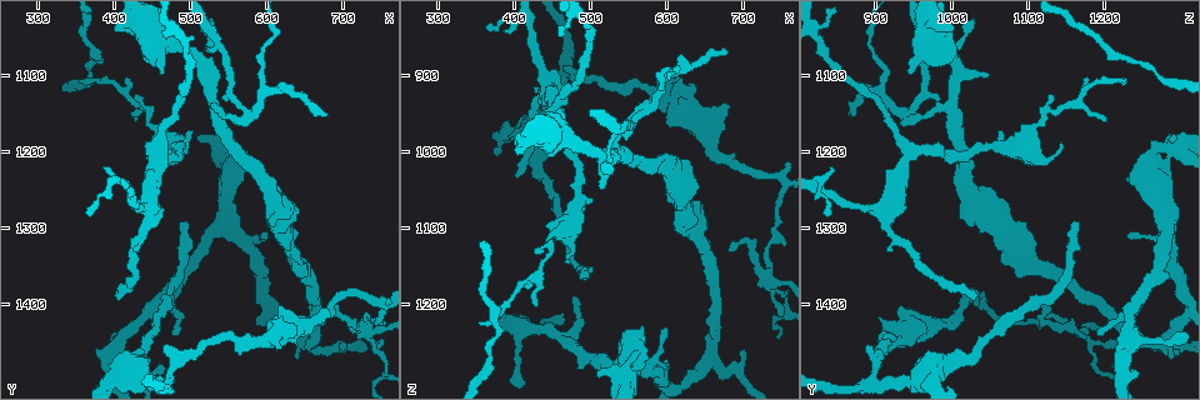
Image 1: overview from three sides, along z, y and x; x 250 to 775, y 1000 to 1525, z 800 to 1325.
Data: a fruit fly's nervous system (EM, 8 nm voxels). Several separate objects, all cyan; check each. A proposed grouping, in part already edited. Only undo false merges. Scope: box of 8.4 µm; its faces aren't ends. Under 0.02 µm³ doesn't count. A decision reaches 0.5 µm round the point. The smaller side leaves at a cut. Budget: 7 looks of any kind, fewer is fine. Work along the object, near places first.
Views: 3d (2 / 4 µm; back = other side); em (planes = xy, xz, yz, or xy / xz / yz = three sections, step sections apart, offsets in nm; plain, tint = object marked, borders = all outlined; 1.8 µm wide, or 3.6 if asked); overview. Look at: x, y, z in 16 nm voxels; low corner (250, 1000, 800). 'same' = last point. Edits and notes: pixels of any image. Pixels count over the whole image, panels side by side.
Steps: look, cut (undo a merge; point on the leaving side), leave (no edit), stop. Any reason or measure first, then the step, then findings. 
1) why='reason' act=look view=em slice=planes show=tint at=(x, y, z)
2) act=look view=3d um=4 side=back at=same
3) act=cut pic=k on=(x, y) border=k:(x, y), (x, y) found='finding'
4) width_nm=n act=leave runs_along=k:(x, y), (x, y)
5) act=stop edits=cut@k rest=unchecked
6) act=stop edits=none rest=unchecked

why='thick turns thin' act=look view=3d um=4 at=(445, 1155, 1115)

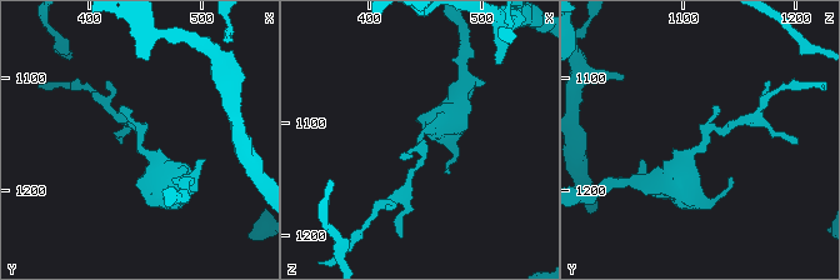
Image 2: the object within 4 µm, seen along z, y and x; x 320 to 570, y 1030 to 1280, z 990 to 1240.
act=look view=em slice=planes show=tint at=(446, 1154, 1120)

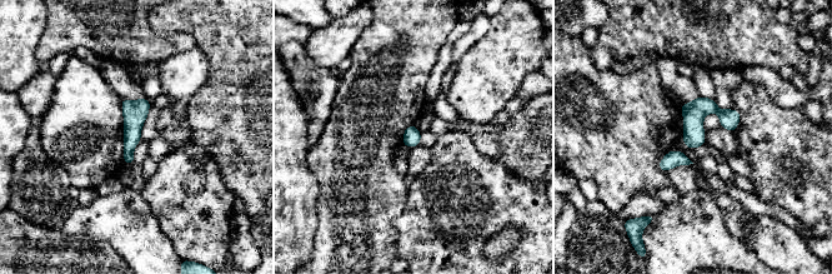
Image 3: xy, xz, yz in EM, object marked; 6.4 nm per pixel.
width_nm=110 act=leave found='all the same neuron'

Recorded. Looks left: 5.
why='abrupt turn' act=look view=3d um=2 at=(730, 1430, 1155)

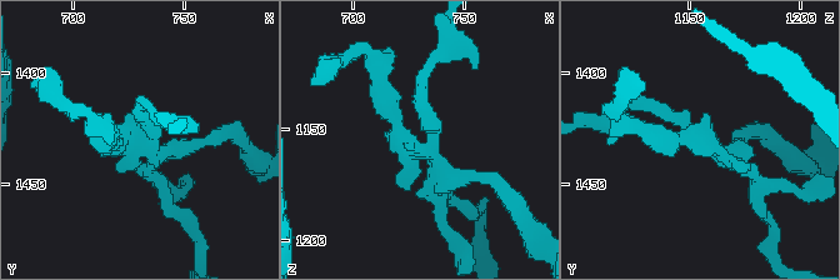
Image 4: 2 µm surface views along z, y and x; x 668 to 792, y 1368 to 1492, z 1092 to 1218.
act=look view=em slice=planes show=tint at=(731, 1428, 1157)

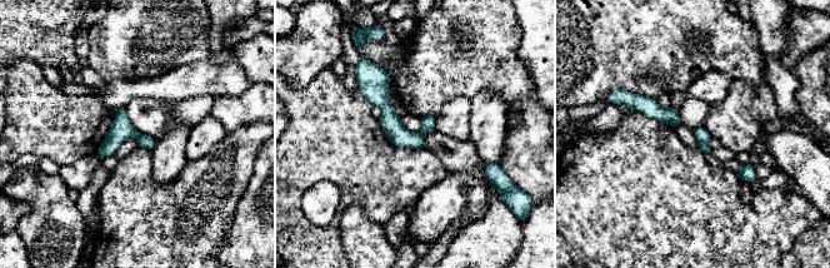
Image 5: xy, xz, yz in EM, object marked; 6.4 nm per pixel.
act=cut pic=5 on=(701, 134) border=5:(699, 142), (708, 143) found='a second neuron is stuck on'

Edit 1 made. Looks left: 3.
why='abrupt turn' act=look view=3d um=4 at=(605, 1445, 930)

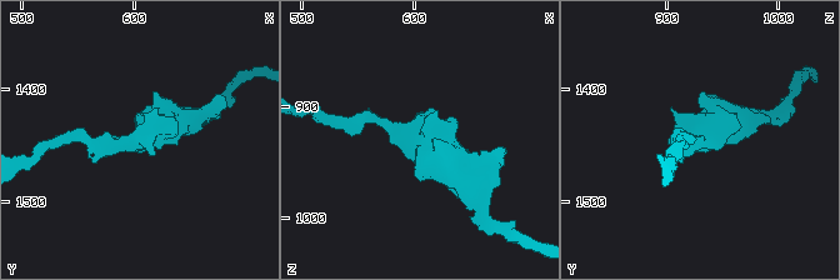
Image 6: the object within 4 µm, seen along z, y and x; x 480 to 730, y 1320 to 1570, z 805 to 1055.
why='shape alone is not enough' act=look view=em slice=xz step=8 show=tint at=(606, 1448, 932)

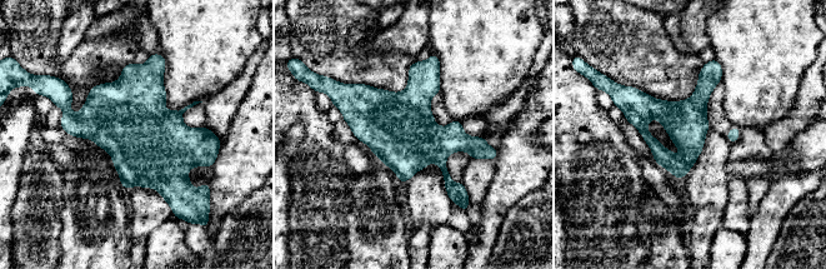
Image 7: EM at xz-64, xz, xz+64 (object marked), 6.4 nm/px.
why='cut it another way' act=look view=em slice=planes show=borders at=same

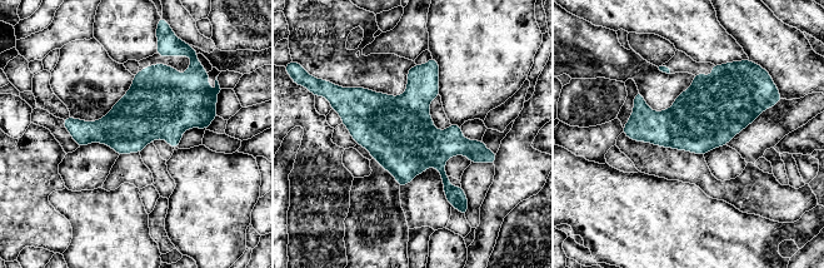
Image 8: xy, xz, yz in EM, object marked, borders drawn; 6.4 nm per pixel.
act=leave found='one neuron here'

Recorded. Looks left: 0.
act=stop edits=cut@5 rest=unchecked

